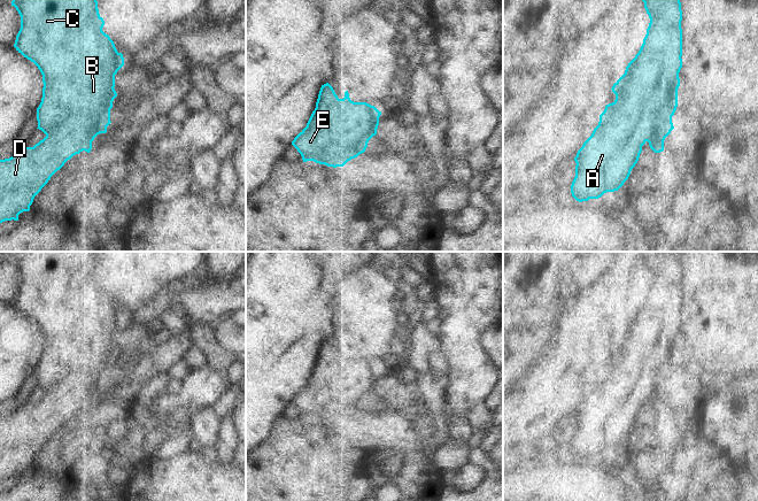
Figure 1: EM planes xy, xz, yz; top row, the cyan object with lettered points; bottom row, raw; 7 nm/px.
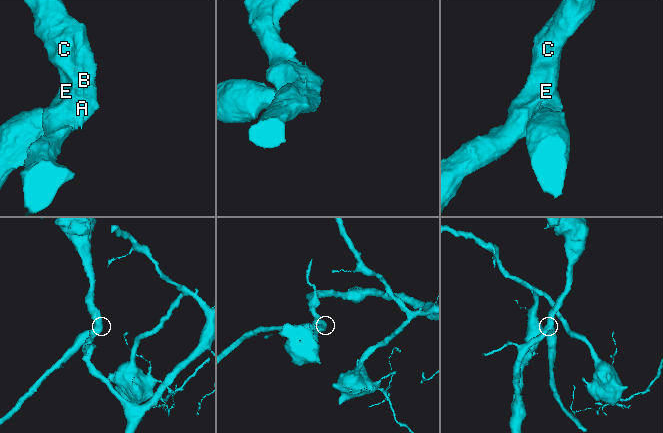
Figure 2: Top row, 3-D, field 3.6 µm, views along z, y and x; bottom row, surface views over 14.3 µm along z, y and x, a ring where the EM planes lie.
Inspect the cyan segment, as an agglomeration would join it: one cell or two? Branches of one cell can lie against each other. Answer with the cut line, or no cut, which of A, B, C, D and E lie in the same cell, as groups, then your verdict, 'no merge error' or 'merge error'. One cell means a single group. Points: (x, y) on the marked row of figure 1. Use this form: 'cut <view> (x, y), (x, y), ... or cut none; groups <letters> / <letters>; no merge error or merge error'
cut xy (99, 132), (89, 117), (70, 116), (59, 123), (46, 136); groups A B C E / D; merge error

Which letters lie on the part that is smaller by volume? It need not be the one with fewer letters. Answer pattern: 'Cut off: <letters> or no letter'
Cut off: D

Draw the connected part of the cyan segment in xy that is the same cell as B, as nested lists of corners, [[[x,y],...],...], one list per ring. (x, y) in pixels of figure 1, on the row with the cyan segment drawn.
[[[13,0],[11,6],[21,16],[21,29],[14,47],[24,57],[33,62],[42,75],[42,98],[37,108],[38,128],[46,136],[65,120],[78,116],[91,118],[94,129],[107,132],[110,122],[110,109],[117,97],[115,75],[124,65],[124,57],[118,53],[114,41],[102,31],[103,18],[99,14],[96,0]]]

